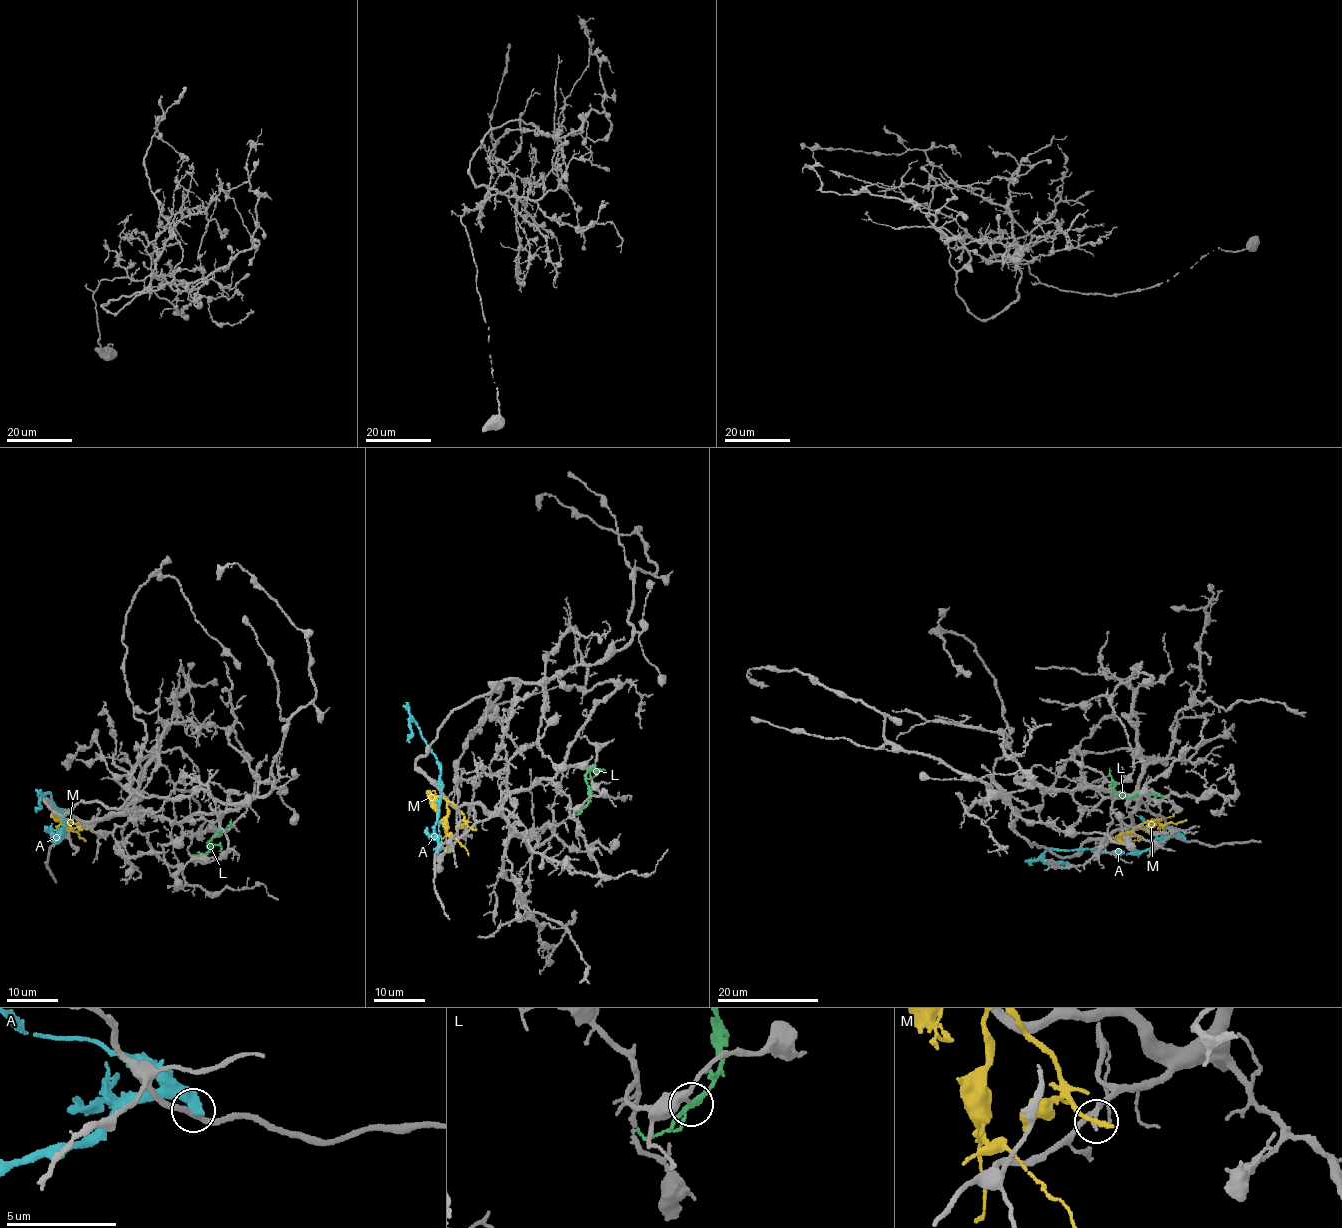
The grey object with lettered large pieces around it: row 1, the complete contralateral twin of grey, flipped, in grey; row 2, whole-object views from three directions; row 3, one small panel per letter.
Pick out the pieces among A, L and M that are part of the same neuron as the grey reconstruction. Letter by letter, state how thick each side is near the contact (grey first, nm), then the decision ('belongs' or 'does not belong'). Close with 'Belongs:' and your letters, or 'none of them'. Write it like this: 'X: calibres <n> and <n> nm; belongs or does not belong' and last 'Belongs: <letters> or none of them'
A: calibres 200 and 440 nm; does not belong
L: calibres 240 and 200 nm; does not belong
M: calibres 150 and 240 nm; does not belong
Belongs: none of them

